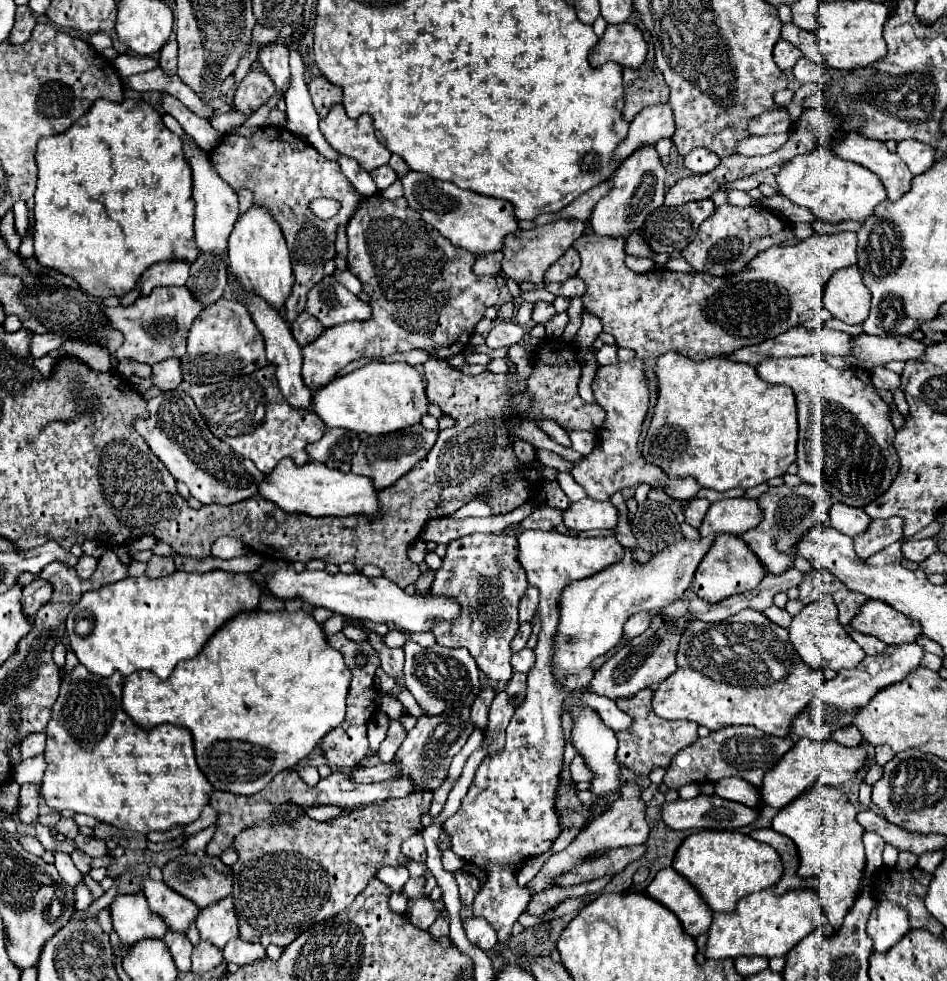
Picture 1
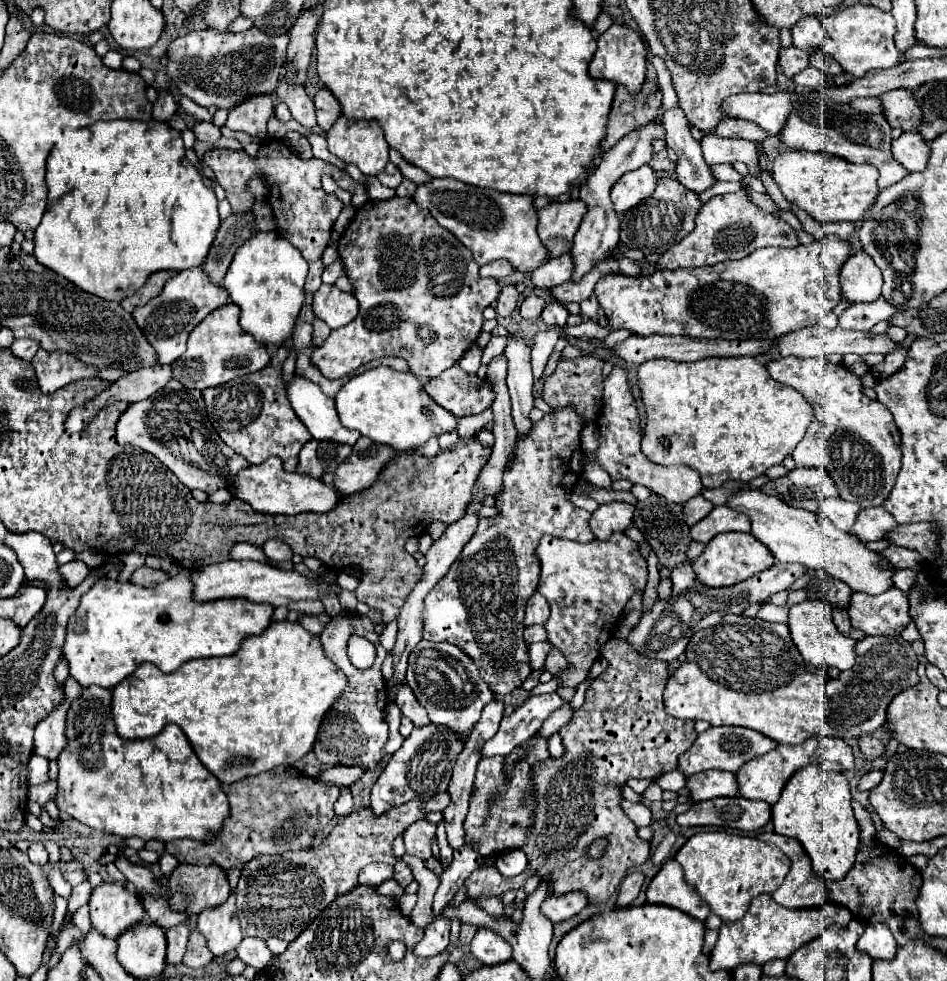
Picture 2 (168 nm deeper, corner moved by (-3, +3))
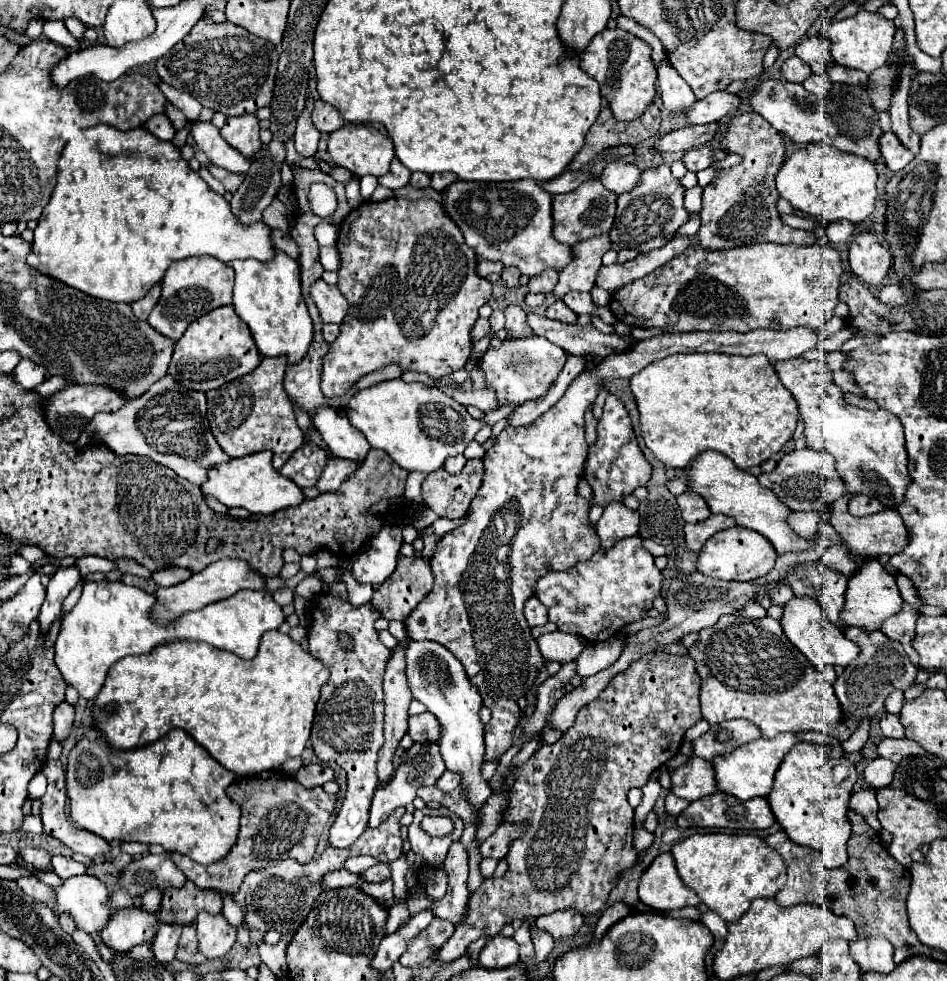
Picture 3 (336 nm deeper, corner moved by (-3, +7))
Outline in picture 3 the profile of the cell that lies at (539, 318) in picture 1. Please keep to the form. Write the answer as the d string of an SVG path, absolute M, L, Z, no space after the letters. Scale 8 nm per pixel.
M556 301L554 305L550 305L546 311L546 317L562 321L562 323L576 323L576 315L562 301Z

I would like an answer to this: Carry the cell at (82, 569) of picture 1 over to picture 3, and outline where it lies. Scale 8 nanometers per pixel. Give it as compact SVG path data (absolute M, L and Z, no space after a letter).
M64 567L58 569L56 575L50 579L48 587L46 587L46 601L42 605L42 613L40 613L40 631L42 635L48 633L50 625L54 623L54 619L60 615L62 611L62 603L68 597L68 593L78 585L80 575L76 567Z

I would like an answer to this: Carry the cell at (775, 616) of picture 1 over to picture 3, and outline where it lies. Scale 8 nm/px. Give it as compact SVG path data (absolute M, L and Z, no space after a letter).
M752 599L752 601L740 611L740 615L744 615L746 619L760 619L760 617L766 615L766 609L764 609L756 599Z

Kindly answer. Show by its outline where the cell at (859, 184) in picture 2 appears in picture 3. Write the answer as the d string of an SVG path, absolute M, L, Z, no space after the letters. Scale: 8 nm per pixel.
M810 143L790 157L776 175L776 187L780 197L784 197L794 209L800 209L812 217L824 221L848 219L854 225L862 223L876 205L876 167L864 157L840 151L826 143Z

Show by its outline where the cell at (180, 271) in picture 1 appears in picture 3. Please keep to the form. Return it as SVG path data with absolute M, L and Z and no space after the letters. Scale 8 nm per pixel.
M154 285L154 287L148 291L148 295L146 295L144 299L132 303L132 311L134 311L134 315L136 315L138 319L146 321L148 315L150 315L150 311L152 311L154 305L158 303L158 297L160 297L160 285Z

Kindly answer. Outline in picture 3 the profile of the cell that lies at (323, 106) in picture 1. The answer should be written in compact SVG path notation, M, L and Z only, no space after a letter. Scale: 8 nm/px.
M316 101L312 111L312 123L320 133L332 133L344 125L344 119L338 115L338 111L332 105Z

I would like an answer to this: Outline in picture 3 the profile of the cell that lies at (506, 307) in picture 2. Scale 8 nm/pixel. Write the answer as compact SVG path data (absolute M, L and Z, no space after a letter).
M504 267L504 271L502 271L502 281L504 281L506 287L516 287L520 275L522 275L522 273L520 273L518 269L514 269L514 267Z

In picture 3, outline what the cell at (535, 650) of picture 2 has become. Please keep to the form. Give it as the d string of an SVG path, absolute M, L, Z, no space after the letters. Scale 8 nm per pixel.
M554 631L538 637L538 645L544 659L566 663L574 661L582 653L582 649L586 647L586 639L564 631Z

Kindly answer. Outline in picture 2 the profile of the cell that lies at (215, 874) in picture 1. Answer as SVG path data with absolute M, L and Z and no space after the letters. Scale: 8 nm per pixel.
M180 863L168 879L168 889L172 891L170 907L192 915L222 905L230 895L226 871L218 871L214 863L210 867Z

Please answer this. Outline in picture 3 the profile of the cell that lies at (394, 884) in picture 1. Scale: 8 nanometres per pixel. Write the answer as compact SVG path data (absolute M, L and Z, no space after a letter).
M350 857L342 867L348 869L350 873L362 873L376 863L378 863L378 859L374 859L374 857Z

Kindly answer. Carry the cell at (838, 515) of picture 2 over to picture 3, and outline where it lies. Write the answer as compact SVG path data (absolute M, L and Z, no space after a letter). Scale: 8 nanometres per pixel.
M824 505L824 511L822 513L792 513L788 515L786 523L792 531L796 531L796 535L802 535L802 537L814 537L818 533L818 525L820 525L820 519L824 517L828 505Z

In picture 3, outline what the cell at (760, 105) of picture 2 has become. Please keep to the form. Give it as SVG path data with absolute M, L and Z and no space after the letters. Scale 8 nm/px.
M718 91L708 95L706 99L698 99L690 105L690 109L684 111L684 119L690 125L708 125L708 123L716 123L722 121L730 115L734 115L734 111L738 109L740 99L732 93L726 91Z

